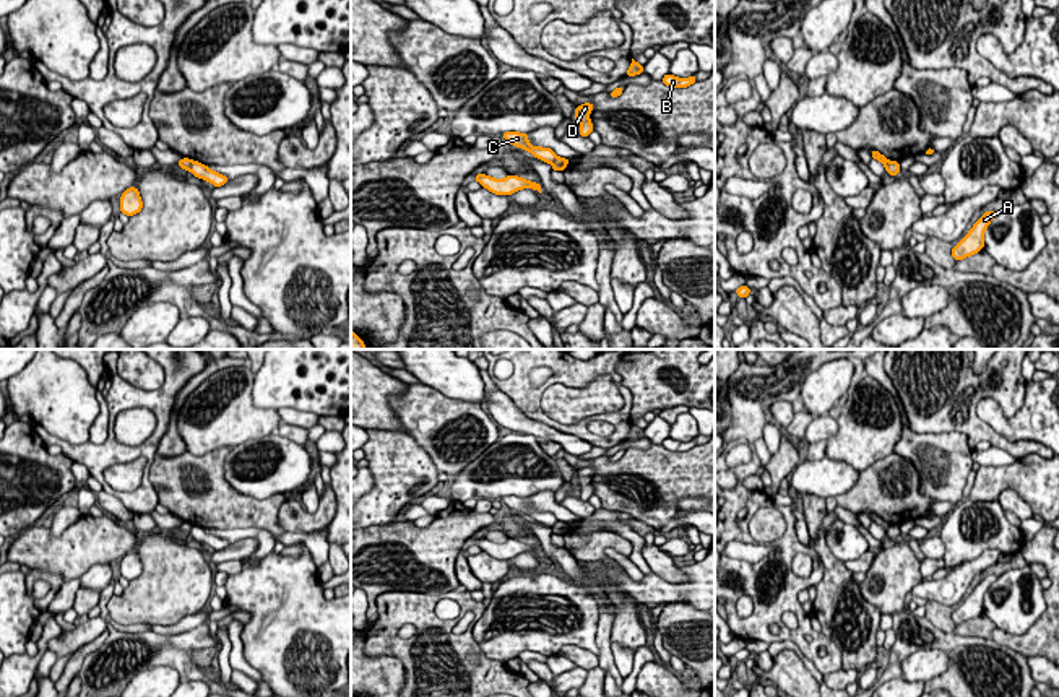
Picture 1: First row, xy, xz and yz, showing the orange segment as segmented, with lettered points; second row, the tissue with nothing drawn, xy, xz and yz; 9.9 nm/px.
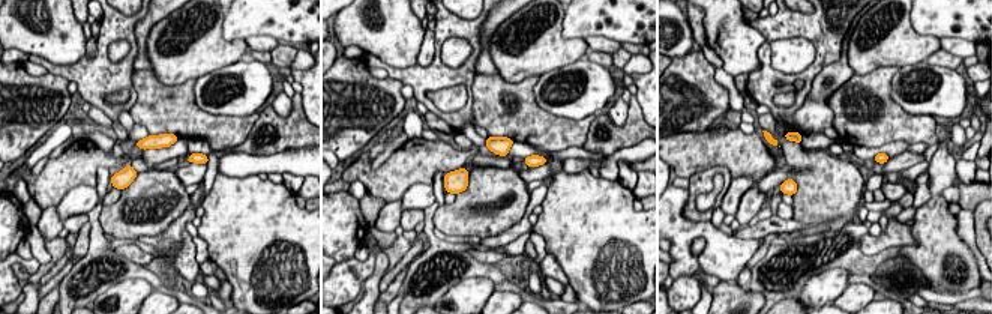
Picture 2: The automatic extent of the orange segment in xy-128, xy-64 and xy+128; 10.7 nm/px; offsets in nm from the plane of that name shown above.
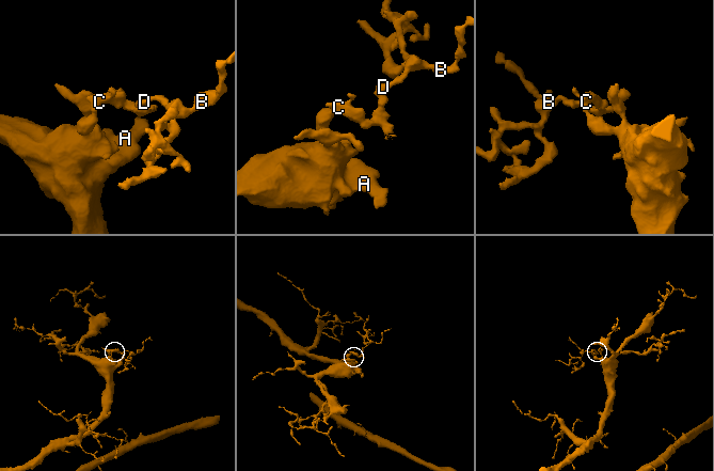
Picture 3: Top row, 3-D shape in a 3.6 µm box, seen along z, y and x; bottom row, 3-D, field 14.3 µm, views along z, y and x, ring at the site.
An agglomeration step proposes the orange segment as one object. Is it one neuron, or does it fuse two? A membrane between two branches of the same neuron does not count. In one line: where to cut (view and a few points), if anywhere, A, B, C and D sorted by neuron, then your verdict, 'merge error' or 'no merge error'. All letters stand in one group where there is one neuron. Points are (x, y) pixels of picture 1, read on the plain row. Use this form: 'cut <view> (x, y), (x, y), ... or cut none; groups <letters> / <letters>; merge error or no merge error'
cut xz (557, 520), (551, 527); groups A C / B D; merge error

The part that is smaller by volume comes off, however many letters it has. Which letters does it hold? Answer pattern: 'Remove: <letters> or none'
Remove: B, D

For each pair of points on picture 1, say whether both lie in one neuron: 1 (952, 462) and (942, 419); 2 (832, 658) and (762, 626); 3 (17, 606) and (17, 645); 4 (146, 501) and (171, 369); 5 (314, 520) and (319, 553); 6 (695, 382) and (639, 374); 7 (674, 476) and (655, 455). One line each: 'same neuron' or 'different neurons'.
1: different neurons
2: same neuron
3: same neuron
4: same neuron
5: different neurons
6: same neuron
7: same neuron

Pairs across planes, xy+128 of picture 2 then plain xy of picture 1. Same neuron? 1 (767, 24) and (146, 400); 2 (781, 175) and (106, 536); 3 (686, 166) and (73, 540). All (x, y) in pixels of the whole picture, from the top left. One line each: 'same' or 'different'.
1: same
2: different
3: same

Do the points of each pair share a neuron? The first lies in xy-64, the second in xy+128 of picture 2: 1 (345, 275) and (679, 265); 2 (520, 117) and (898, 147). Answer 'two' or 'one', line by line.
1: two
2: two

